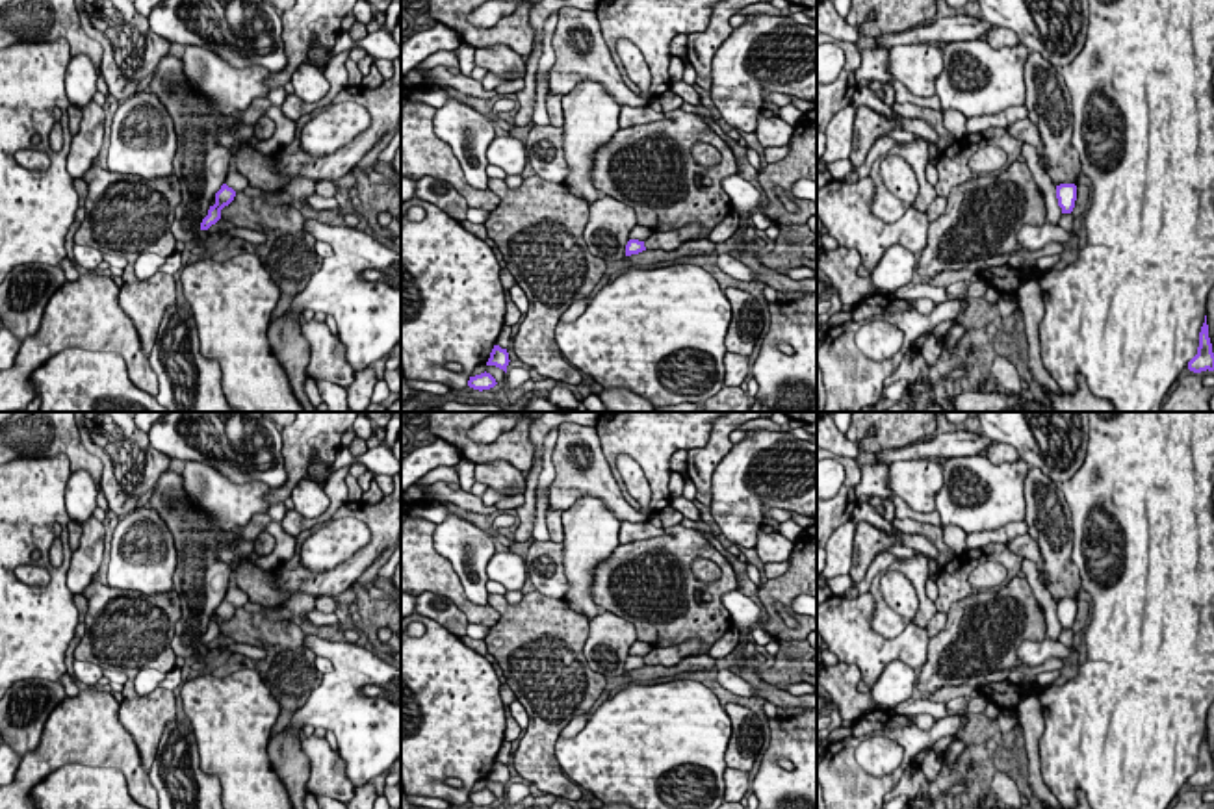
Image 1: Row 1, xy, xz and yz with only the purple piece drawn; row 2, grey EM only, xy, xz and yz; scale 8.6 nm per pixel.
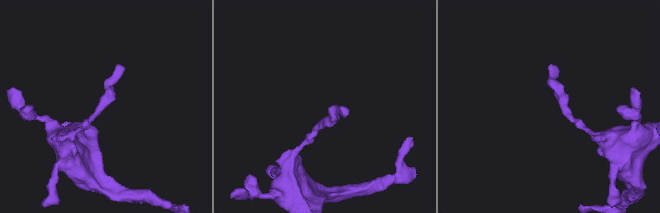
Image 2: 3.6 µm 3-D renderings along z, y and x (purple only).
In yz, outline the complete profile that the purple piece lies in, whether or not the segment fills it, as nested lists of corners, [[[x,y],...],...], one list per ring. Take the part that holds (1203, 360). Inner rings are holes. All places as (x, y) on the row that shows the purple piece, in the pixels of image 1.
[[[1205,315],[1205,323],[1199,332],[1197,354],[1188,362],[1188,369],[1194,373],[1201,373],[1207,369],[1214,371],[1214,353],[1212,353],[1212,343],[1208,338],[1207,315]]]

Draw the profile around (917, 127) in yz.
[[[898,117],[898,122],[904,132],[915,134],[926,141],[939,141],[939,135],[936,134],[934,128],[930,128],[923,119],[906,119]]]

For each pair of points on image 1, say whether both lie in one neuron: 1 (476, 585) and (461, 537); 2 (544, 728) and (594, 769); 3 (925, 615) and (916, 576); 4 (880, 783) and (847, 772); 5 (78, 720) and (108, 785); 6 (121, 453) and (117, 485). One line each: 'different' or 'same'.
1: same
2: different
3: same
4: same
5: different
6: same

